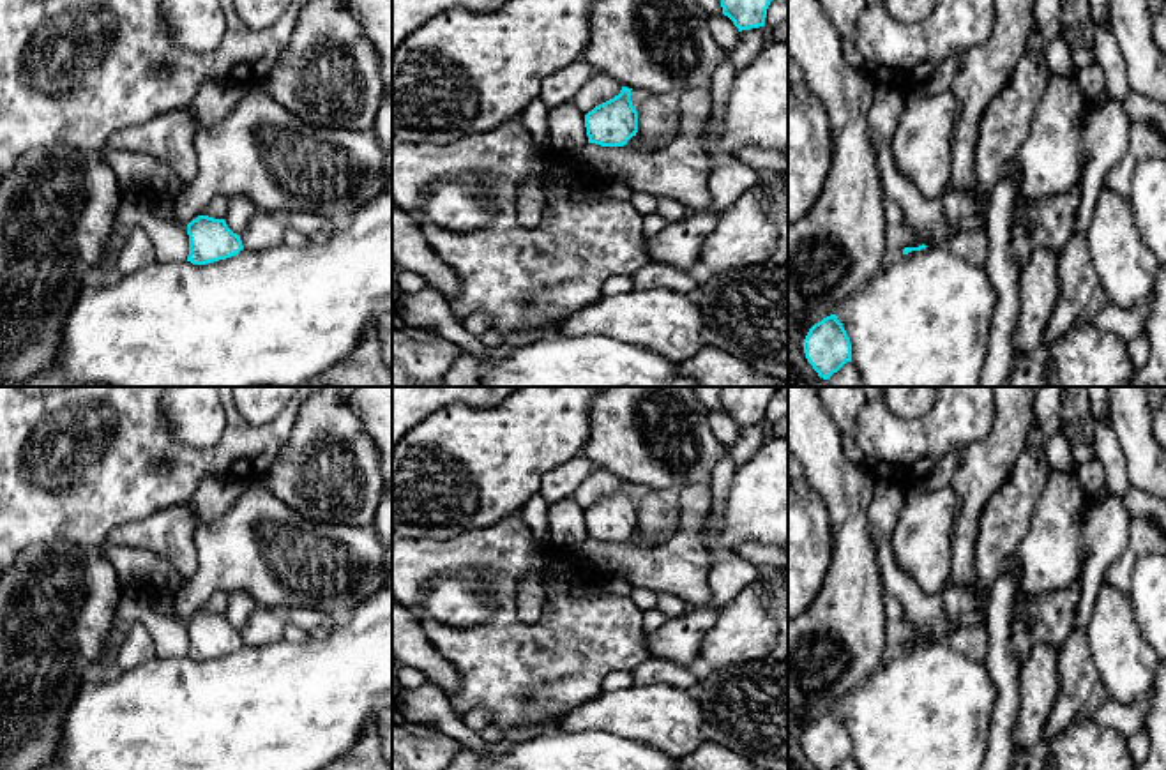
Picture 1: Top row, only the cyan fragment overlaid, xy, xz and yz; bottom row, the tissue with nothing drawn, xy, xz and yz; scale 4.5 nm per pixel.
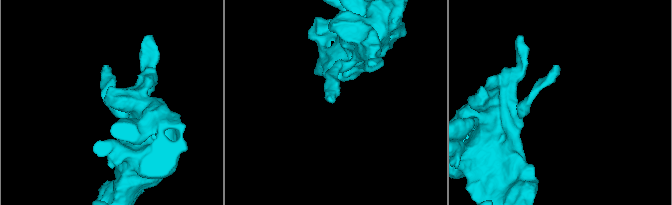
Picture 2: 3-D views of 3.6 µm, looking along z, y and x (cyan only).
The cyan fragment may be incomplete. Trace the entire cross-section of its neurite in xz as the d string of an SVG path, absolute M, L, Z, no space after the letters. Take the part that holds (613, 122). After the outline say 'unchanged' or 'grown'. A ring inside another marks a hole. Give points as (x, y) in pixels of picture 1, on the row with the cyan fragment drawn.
M622 87L613 99L595 106L585 115L588 143L601 147L624 147L638 132L638 111L631 90Z; unchanged

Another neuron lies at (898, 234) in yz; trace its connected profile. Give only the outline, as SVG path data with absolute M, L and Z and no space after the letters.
M883 198L883 210L887 219L887 253L885 263L896 260L903 254L905 245L912 237L912 230L905 223L905 214L901 207L890 198Z

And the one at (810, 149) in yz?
M788 53L788 226L816 205L830 164L832 141L827 111L807 90L800 67Z

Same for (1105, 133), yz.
M1102 99L1083 115L1079 145L1085 168L1079 175L1081 196L1072 231L1086 237L1099 192L1109 170L1125 155L1132 120L1122 102Z

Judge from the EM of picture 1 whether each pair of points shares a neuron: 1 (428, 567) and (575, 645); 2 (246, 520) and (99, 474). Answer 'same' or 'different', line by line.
1: same
2: different

